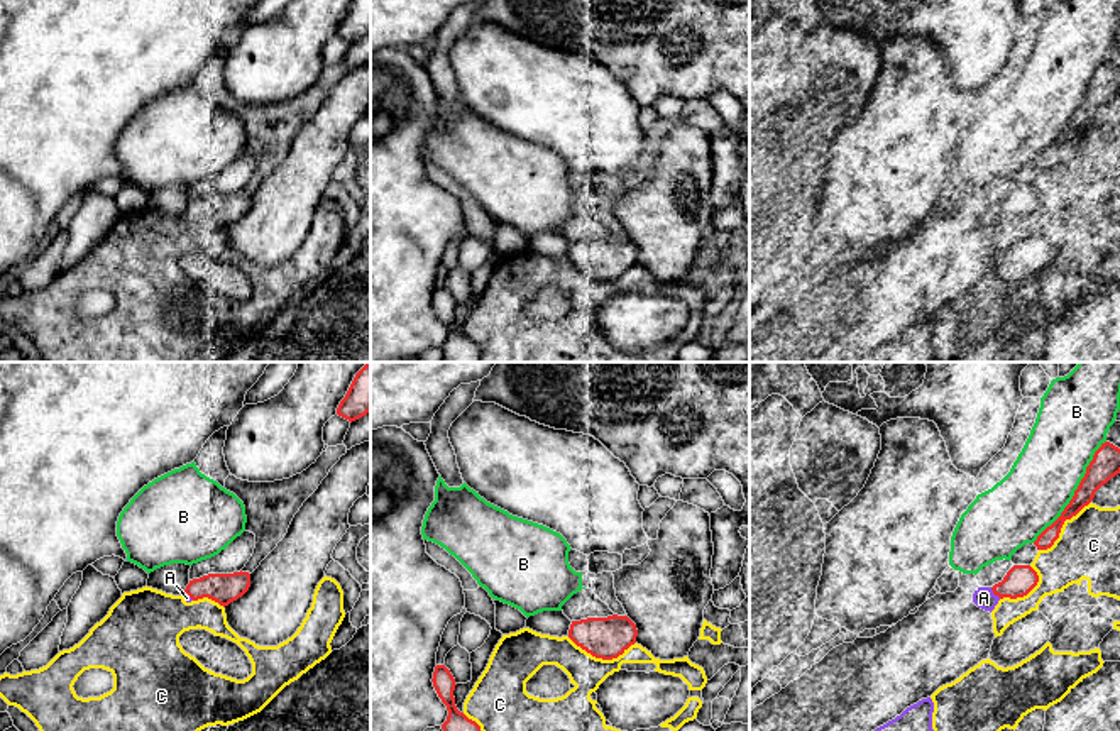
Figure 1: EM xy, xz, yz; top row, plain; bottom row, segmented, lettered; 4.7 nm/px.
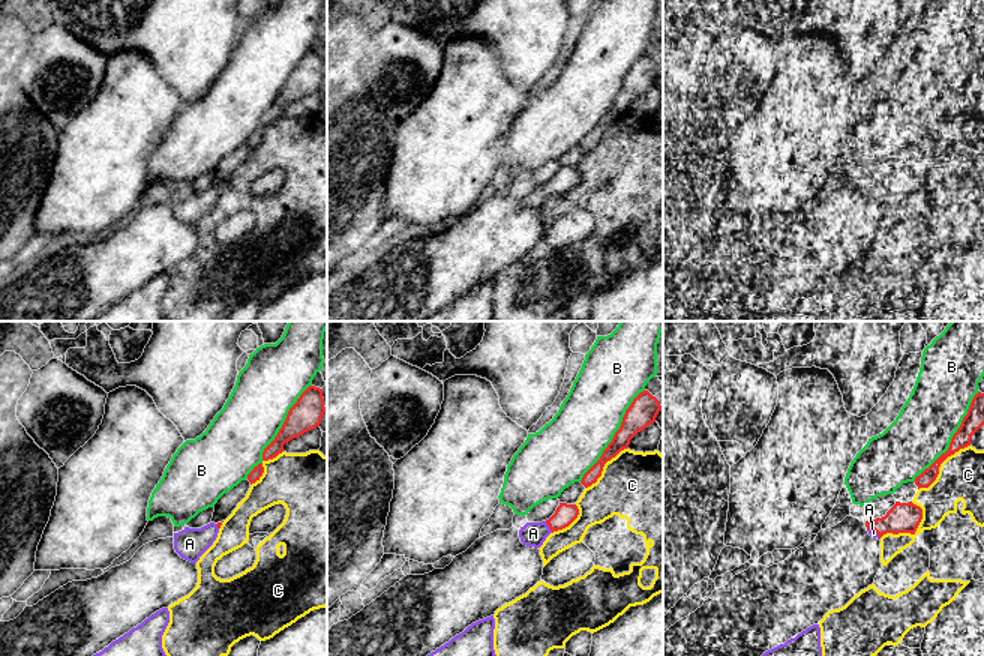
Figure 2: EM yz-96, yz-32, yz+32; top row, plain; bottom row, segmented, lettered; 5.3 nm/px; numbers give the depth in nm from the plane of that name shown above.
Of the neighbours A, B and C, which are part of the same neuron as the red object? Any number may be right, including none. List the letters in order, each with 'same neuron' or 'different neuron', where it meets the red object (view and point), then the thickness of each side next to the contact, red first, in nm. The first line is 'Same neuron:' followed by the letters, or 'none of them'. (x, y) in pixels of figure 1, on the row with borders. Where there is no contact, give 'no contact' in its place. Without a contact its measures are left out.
Same neuron: A
A: same neuron; meets red in yz at (995, 594); 140 nm thick on the red side, 100 nm on the other
B: different neuron; meets red in yz at (1075, 491); 140 nm thick on the red side, 320 nm on the other
C: different neuron; meets red in xz at (601, 657); 200 nm thick on the red side, 170 nm on the other

